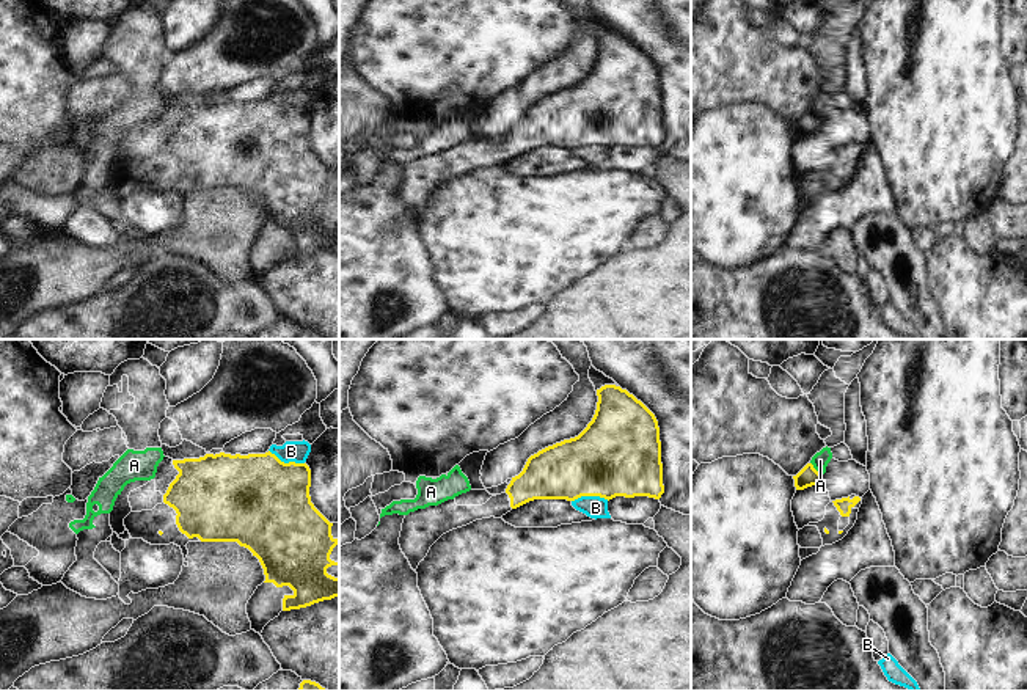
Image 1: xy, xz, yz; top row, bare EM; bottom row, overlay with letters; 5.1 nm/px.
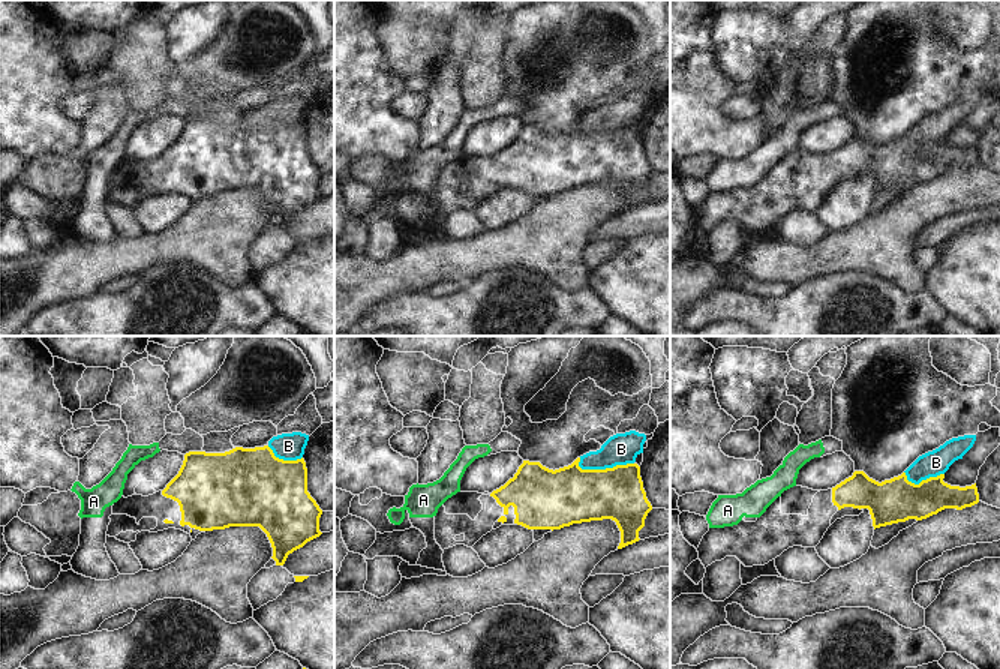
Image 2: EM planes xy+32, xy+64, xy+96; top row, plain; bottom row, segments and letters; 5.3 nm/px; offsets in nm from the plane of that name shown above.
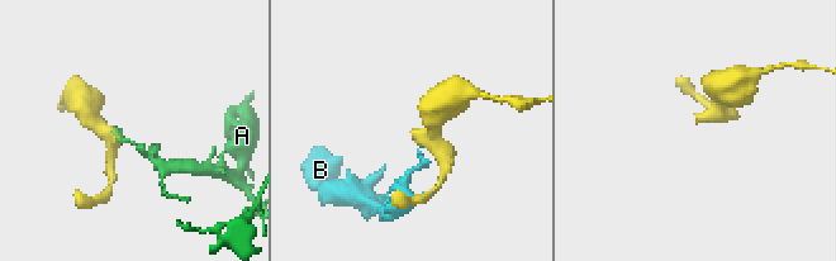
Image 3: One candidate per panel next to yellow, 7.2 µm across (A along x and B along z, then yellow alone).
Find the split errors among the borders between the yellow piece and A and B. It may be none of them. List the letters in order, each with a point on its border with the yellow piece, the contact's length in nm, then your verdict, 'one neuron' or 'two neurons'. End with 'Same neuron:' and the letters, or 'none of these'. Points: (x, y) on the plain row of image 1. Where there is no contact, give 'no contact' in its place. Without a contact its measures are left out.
A: yz (814, 116) | 90 nm | two neurons
B: xz (589, 143) | 190 nm | two neurons
Same neuron: none of these

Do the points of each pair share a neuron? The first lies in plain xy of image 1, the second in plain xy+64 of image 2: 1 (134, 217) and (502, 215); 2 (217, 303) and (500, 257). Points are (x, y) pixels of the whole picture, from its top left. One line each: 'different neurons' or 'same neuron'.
1: same neuron
2: different neurons

